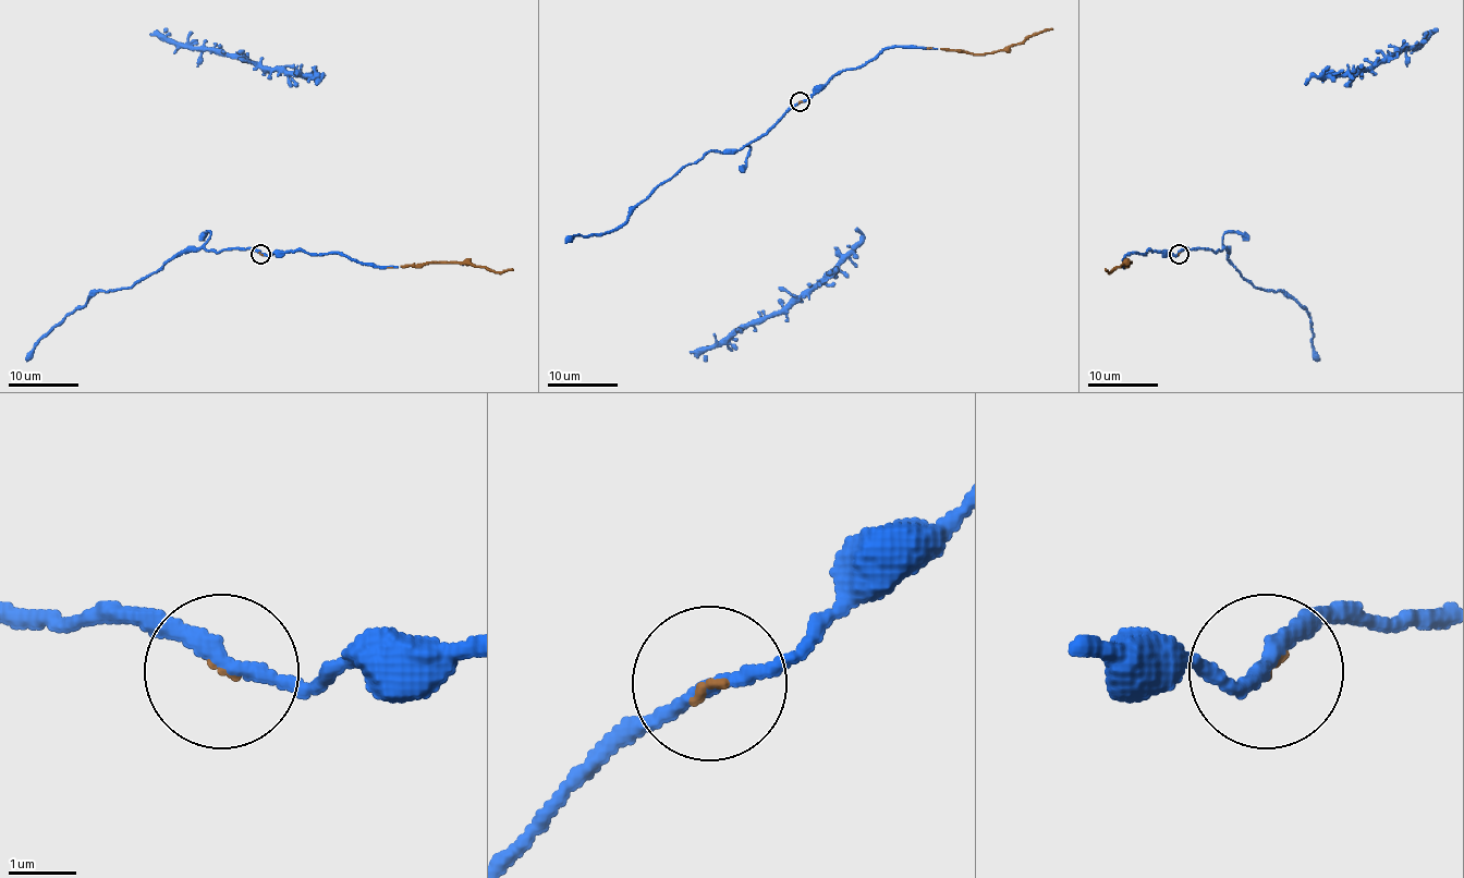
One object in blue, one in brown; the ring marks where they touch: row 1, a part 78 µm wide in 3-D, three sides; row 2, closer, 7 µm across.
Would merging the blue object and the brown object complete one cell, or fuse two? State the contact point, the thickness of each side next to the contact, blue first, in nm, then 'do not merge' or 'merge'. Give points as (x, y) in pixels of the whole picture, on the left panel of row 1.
at (260, 254); 200 nm thick on the blue side, 70 nm on the other; merge

